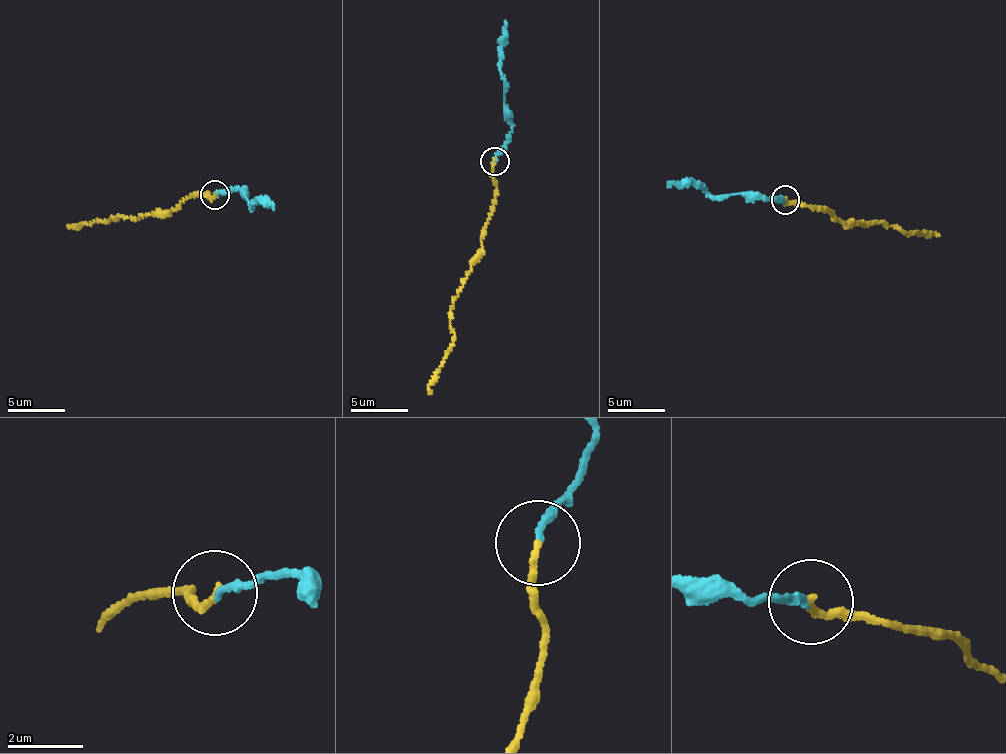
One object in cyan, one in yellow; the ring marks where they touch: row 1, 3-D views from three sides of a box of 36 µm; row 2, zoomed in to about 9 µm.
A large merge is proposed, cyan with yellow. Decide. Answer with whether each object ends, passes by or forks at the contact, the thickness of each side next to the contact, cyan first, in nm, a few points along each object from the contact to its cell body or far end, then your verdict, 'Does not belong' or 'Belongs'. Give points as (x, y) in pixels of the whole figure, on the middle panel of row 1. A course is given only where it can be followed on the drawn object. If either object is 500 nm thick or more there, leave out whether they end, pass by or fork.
At the ring cyan ends. At the ring yellow ends. Thickness 200 nm (cyan) against 200 nm. Course of cyan: (494, 159), (511, 128), (501, 74), (505, 21). Course of yellow: (494, 161), (495, 202), (458, 294), (450, 321), (454, 336), (428, 388), (432, 394). Belongs

